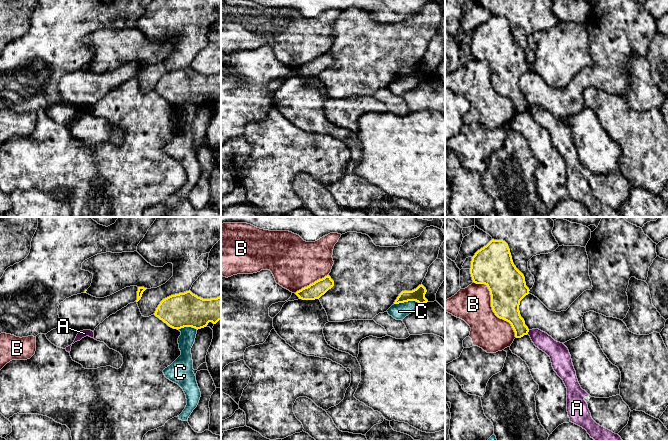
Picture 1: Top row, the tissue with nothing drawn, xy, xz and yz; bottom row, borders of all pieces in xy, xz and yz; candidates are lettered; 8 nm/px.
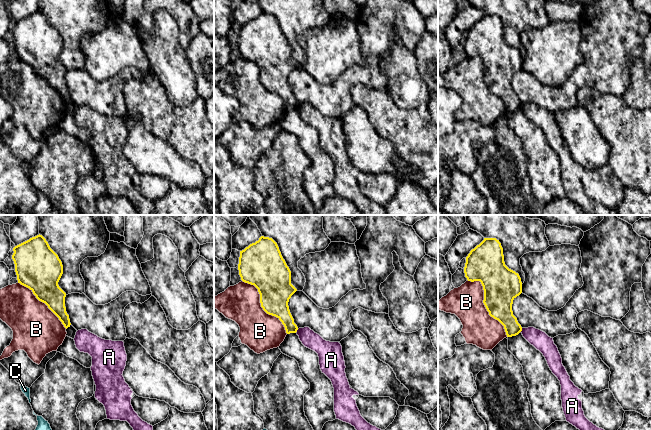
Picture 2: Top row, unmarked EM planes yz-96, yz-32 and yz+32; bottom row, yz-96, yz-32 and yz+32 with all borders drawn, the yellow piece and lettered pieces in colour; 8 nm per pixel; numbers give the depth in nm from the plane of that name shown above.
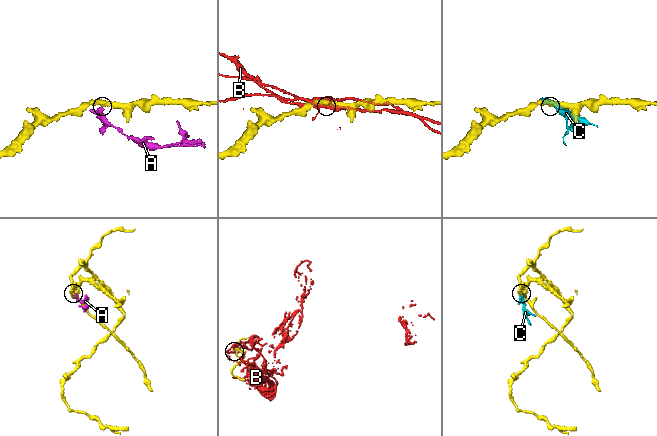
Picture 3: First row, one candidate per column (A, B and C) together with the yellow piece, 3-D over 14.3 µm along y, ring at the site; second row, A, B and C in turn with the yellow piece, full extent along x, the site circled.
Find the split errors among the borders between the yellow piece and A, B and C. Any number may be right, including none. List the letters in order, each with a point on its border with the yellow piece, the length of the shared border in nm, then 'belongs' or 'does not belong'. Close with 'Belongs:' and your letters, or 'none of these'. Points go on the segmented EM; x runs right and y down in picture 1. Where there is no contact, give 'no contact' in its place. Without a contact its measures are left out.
A: yz (528, 331) | 40 nm | does not belong
B: yz (492, 308) | 550 nm | does not belong
C: xz (407, 301) | 220 nm | does not belong
Belongs: none of these

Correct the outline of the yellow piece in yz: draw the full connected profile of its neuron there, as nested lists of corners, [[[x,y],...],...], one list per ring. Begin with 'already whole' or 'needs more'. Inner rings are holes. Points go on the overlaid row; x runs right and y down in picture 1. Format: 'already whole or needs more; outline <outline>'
already whole; outline [[[492,239],[486,246],[478,250],[472,257],[470,274],[476,284],[485,284],[491,295],[491,307],[495,315],[509,322],[516,338],[529,332],[524,319],[520,315],[520,301],[529,294],[524,275],[516,268],[508,244],[503,240]]]

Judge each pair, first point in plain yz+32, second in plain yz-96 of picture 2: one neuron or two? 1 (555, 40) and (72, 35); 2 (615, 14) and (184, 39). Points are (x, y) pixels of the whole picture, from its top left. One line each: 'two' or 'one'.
1: two
2: one

